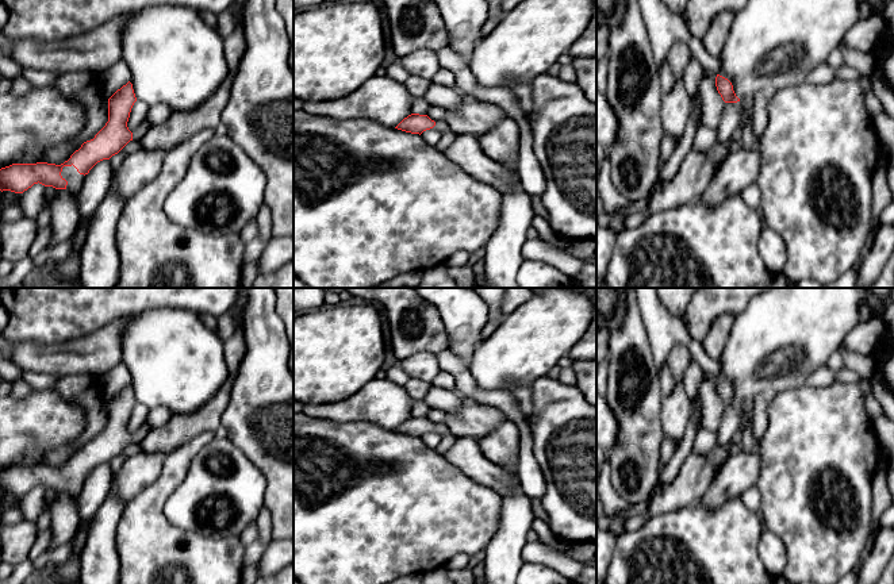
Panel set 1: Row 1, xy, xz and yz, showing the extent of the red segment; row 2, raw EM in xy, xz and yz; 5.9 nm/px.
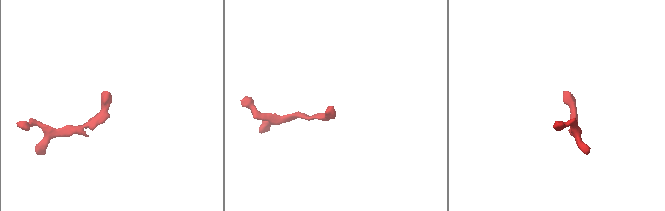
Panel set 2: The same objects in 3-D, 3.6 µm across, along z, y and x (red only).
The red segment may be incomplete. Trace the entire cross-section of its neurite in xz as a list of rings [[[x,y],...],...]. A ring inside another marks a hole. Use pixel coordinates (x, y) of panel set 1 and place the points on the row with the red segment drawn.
[[[411,114],[404,118],[395,128],[411,132],[411,134],[422,134],[426,130],[436,127],[441,134],[452,132],[449,126],[444,122],[434,122],[427,115]]]

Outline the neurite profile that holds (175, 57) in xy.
[[[154,5],[130,14],[122,28],[122,59],[131,72],[133,89],[137,100],[149,107],[166,104],[172,112],[196,110],[211,97],[229,76],[229,65],[223,53],[223,38],[216,28],[208,26],[202,14],[181,5]]]

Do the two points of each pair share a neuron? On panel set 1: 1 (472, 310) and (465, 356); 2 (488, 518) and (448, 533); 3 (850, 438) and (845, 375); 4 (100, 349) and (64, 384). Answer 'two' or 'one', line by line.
1: one
2: one
3: two
4: two

